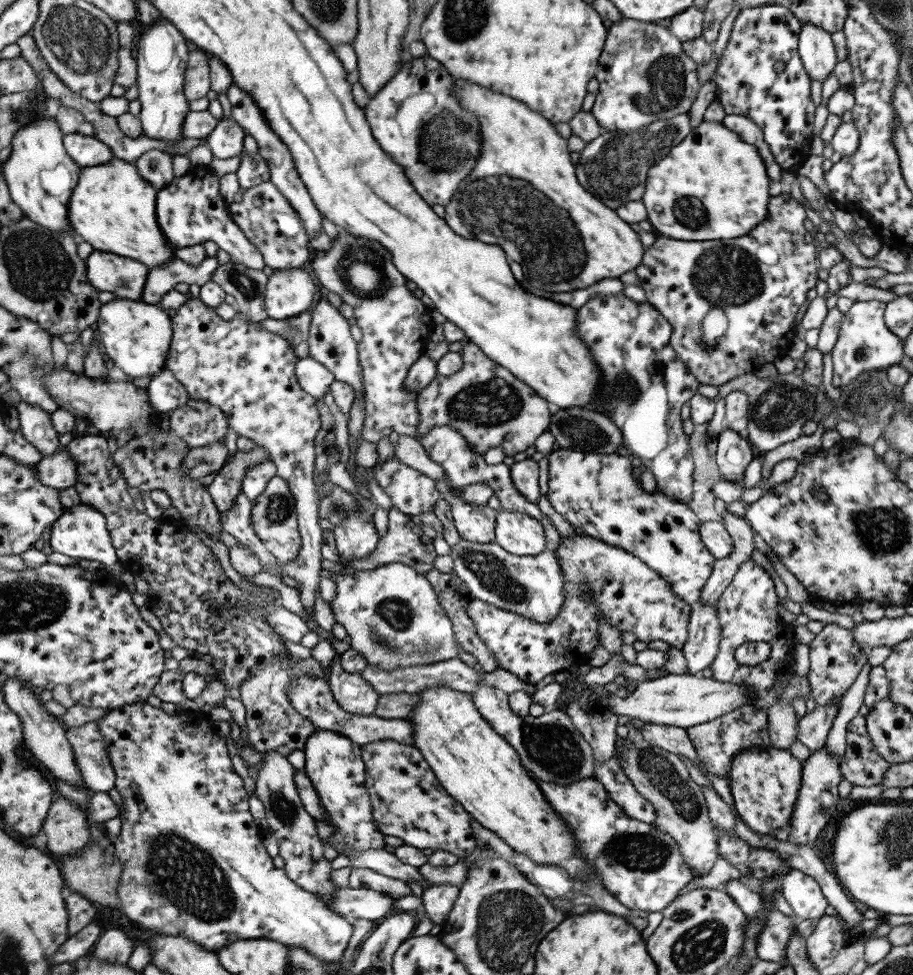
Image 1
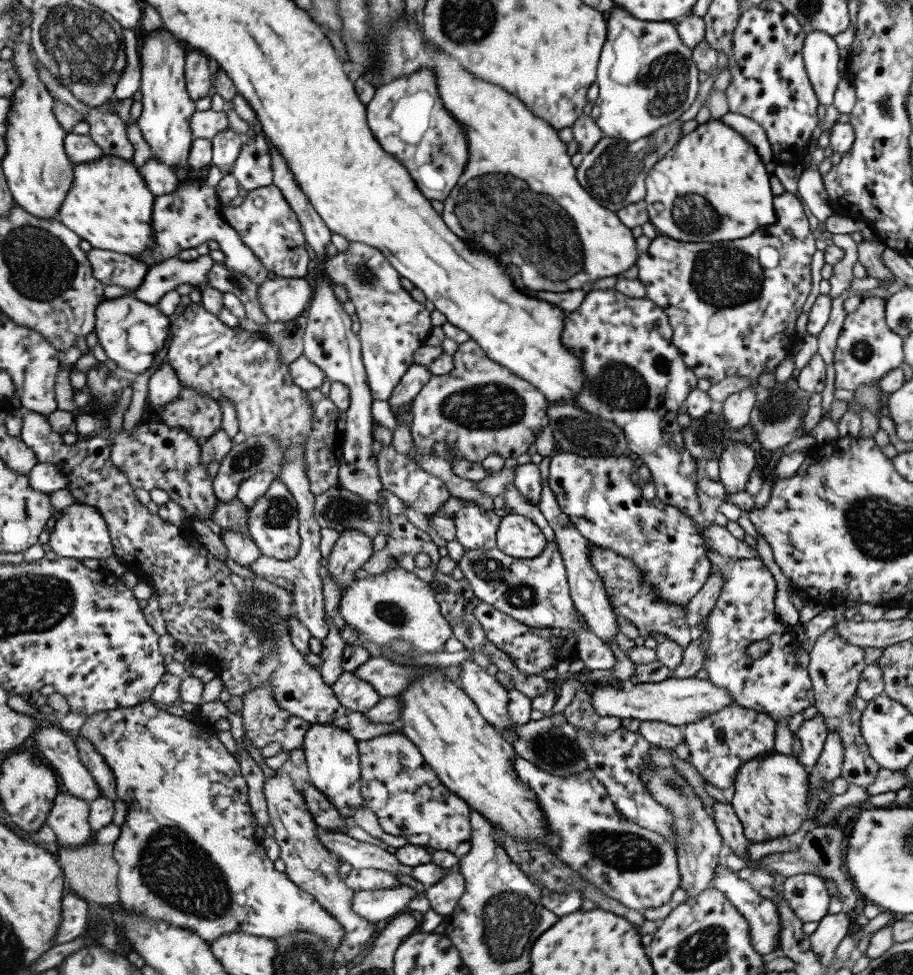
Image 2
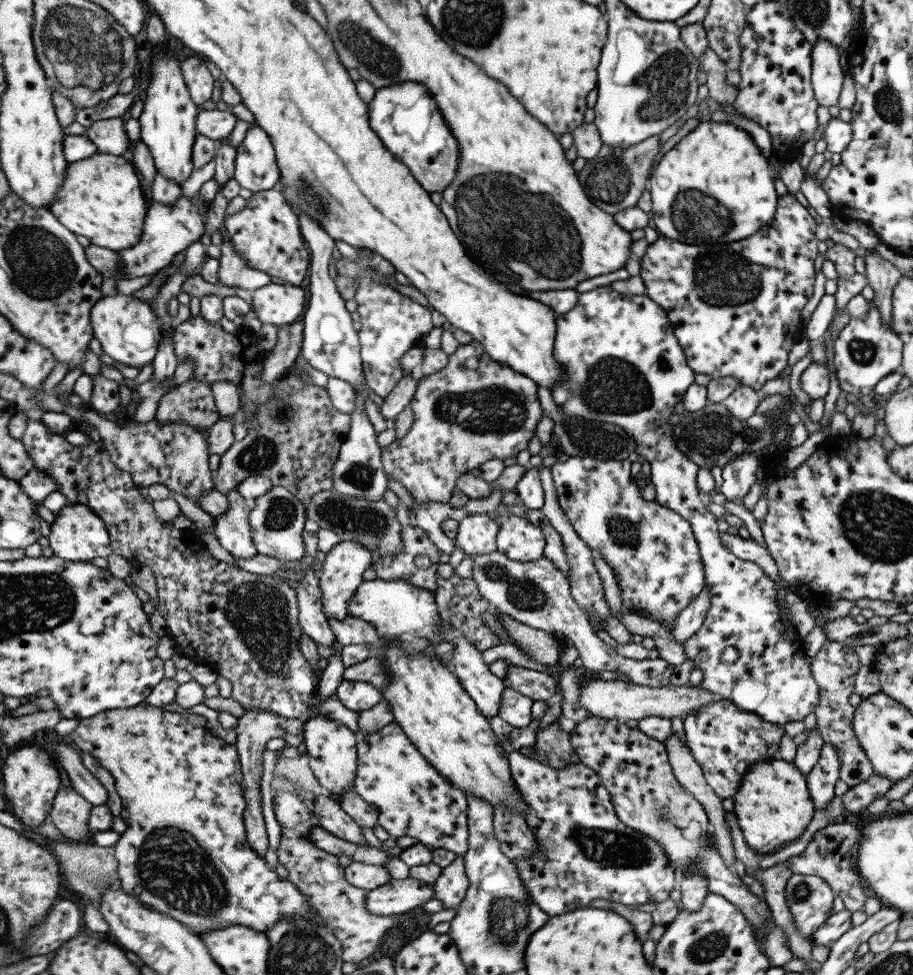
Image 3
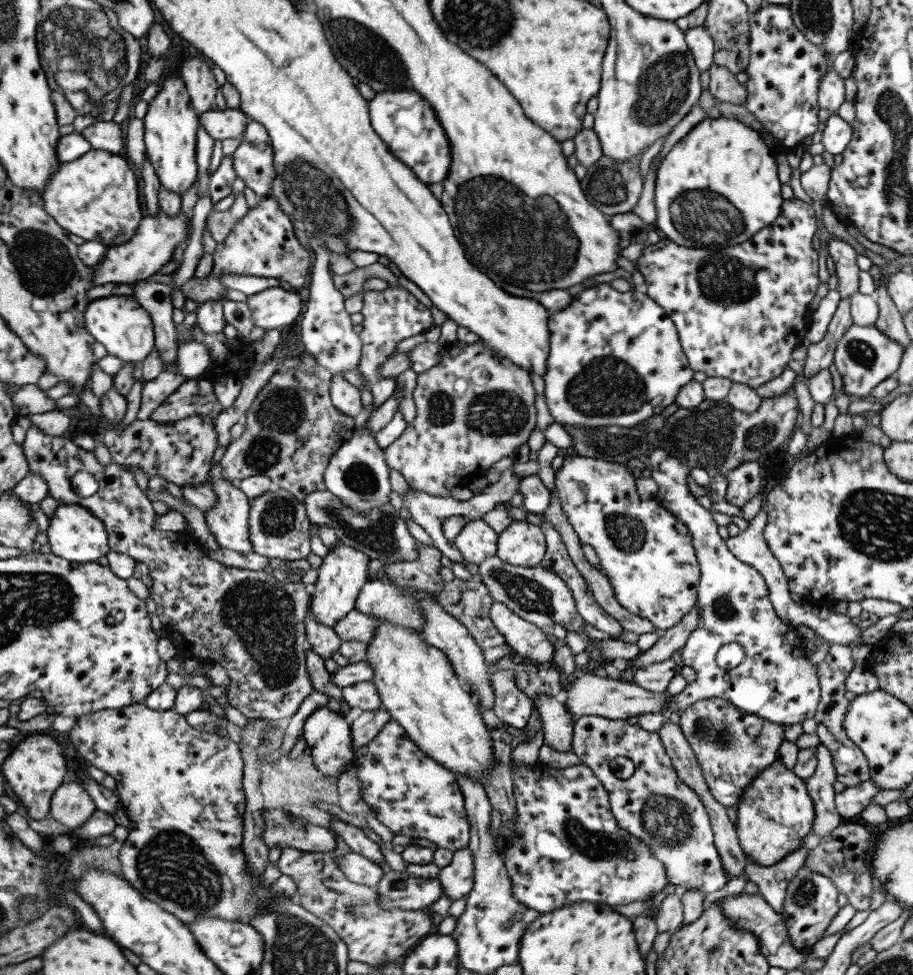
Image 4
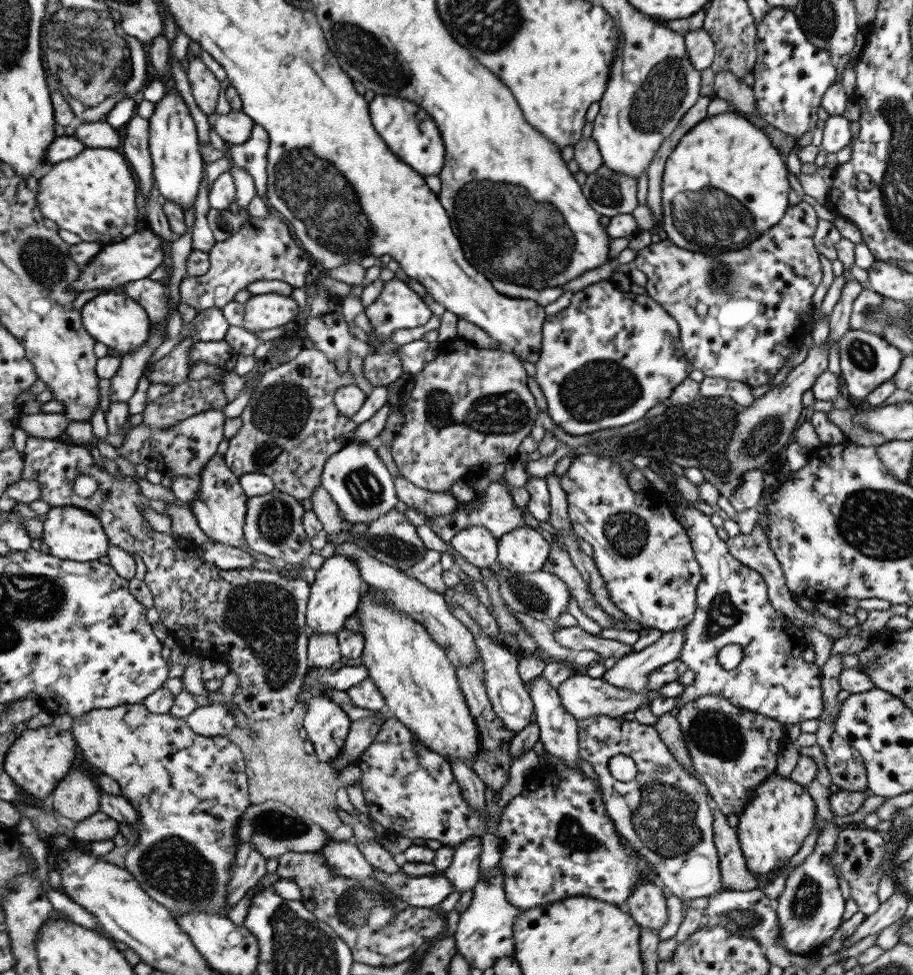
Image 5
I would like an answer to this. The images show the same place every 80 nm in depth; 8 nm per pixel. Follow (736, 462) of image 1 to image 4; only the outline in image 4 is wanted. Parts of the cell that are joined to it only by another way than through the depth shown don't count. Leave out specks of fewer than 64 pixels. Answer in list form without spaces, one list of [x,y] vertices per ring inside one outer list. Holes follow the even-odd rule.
[[[745,462],[733,468],[727,475],[724,499],[733,506],[742,507],[753,495],[757,494],[761,478],[759,462]]]

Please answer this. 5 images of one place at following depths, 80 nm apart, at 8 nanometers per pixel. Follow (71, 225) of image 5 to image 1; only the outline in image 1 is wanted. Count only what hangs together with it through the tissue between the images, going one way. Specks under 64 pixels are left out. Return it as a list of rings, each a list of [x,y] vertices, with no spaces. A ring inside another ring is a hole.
[[[113,158],[101,165],[82,167],[82,174],[70,200],[70,221],[80,240],[88,242],[94,250],[110,252],[133,258],[150,269],[158,268],[174,260],[175,247],[170,242],[158,221],[158,191],[133,163],[122,158]]]

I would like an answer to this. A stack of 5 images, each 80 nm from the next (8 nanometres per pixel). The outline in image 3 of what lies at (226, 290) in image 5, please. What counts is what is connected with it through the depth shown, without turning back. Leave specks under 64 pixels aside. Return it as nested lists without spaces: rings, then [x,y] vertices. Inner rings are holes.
[[[279,186],[251,193],[245,206],[237,213],[224,216],[224,229],[228,232],[236,253],[252,268],[284,282],[299,285],[307,278],[309,253],[302,239],[298,218],[285,202]]]

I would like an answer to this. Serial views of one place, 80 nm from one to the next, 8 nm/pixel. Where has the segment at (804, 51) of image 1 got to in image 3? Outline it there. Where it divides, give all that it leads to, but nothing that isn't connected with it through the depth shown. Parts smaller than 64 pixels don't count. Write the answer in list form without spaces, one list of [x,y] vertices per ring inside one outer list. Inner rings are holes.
[[[821,39],[809,51],[810,85],[818,105],[834,111],[843,82],[847,79],[839,67],[839,52],[835,45]]]

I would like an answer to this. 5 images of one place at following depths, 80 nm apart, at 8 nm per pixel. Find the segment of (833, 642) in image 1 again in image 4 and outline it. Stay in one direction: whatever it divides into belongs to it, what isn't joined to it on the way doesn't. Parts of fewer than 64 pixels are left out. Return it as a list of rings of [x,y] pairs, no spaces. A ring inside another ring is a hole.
[[[831,643],[827,648],[827,653],[823,660],[816,664],[816,674],[818,675],[818,685],[820,688],[820,699],[812,714],[815,720],[815,734],[818,736],[818,744],[829,749],[832,758],[832,765],[835,769],[837,782],[850,787],[870,779],[868,762],[864,754],[855,746],[855,743],[846,735],[842,727],[842,720],[848,709],[848,700],[845,699],[845,679],[848,672],[854,667],[856,662],[851,659],[851,651],[847,645]]]

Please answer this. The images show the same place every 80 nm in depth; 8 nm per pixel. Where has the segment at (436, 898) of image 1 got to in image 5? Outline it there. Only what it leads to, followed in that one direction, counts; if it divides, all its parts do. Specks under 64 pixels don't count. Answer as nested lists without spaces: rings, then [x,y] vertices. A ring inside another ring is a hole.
[[[471,837],[454,848],[451,864],[443,870],[443,877],[451,883],[452,891],[467,892],[478,882],[481,838]]]

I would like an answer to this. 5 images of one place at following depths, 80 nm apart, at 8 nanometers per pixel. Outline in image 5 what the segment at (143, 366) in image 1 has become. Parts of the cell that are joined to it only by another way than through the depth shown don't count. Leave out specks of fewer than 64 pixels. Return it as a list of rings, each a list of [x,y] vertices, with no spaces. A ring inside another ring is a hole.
[[[107,291],[93,297],[87,301],[82,309],[83,326],[100,343],[115,349],[121,356],[125,356],[145,343],[151,337],[151,317],[143,308],[142,303],[137,299],[131,298],[127,293],[115,293]]]

